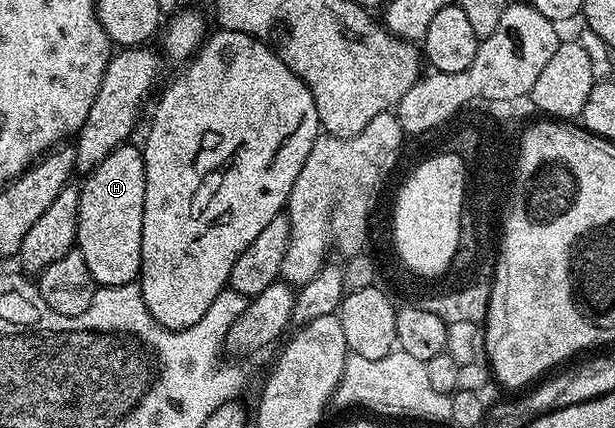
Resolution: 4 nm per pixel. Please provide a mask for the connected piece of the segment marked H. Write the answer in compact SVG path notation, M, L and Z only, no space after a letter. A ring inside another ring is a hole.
M134 142L121 144L116 150L112 150L108 154L108 158L104 158L104 162L97 164L93 170L85 173L83 184L80 184L80 210L78 211L78 239L76 241L76 250L80 254L84 254L84 263L88 266L95 284L107 288L108 286L124 286L125 284L133 284L139 279L142 270L142 227L144 226L144 190L146 189L146 167L144 166L144 158L142 157L142 148L134 145Z

